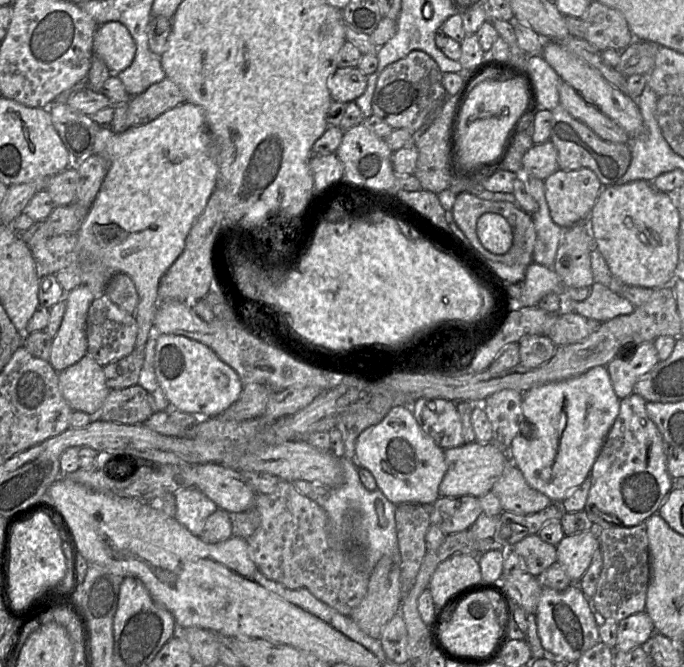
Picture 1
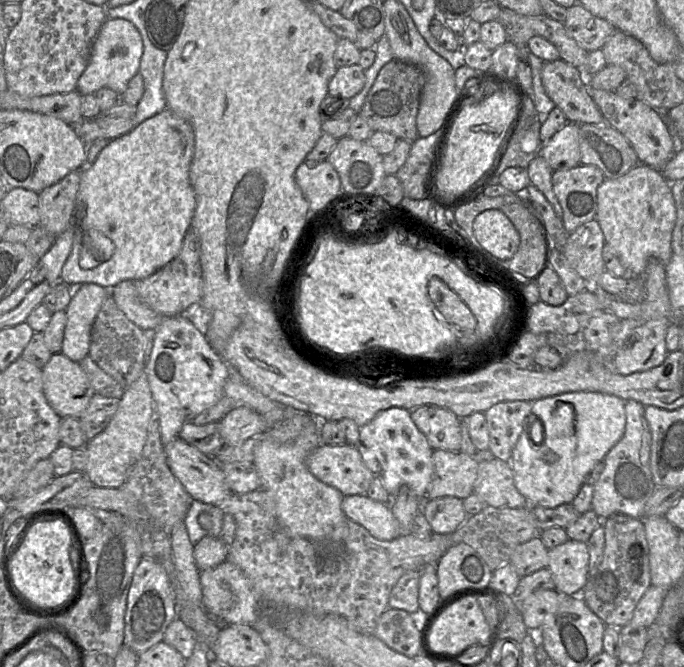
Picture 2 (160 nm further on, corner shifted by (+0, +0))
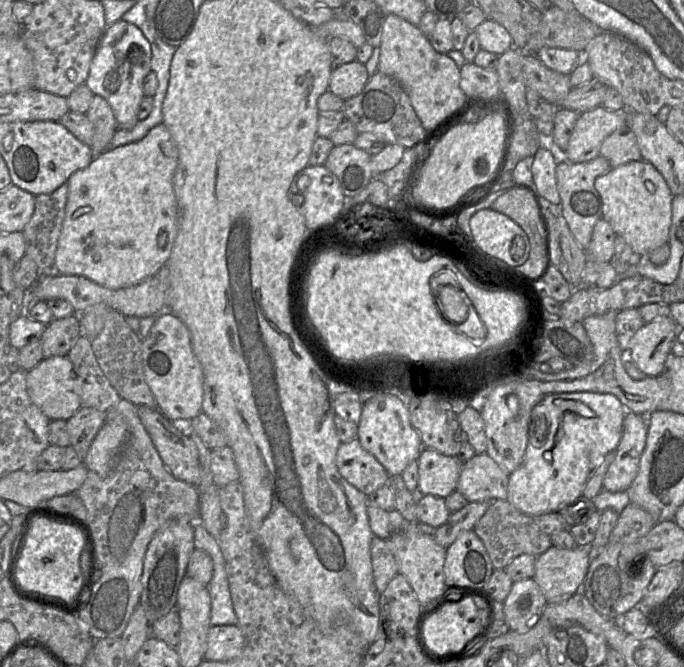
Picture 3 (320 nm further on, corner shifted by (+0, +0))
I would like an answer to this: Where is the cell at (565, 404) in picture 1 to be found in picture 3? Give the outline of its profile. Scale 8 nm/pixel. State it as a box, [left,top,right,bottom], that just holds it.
[507,392,627,516]

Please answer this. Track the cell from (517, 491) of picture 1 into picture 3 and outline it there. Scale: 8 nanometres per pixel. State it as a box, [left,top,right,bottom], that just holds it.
[456,454,509,502]

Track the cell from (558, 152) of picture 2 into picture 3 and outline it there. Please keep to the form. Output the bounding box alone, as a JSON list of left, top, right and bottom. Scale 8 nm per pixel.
[559,106,627,163]

